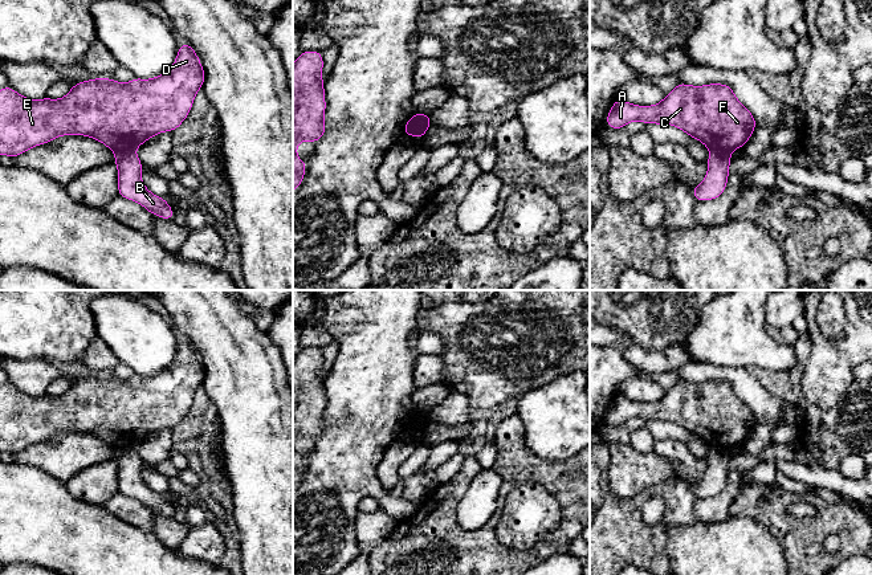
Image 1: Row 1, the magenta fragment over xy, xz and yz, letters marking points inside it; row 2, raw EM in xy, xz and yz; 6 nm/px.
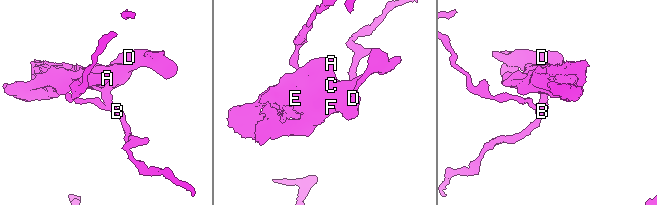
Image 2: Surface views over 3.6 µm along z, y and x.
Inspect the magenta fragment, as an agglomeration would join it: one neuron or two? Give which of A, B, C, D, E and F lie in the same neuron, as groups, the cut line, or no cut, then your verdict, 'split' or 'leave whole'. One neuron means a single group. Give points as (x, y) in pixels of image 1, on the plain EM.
groups A C D E F / B; cut xy (133, 447), (115, 449); split

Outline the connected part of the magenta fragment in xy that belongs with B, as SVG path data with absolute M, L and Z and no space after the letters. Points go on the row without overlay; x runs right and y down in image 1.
M134 448L115 449L114 460L118 465L118 492L144 503L151 511L164 517L174 517L174 506L166 494L150 489L142 478L142 457Z

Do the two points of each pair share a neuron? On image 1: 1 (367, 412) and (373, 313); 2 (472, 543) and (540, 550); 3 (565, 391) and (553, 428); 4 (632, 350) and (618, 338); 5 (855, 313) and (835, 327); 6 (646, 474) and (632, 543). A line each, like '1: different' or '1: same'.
1: same
2: same
3: same
4: same
5: different
6: different

